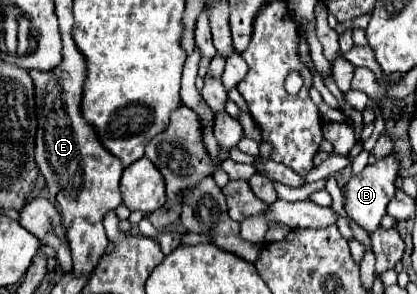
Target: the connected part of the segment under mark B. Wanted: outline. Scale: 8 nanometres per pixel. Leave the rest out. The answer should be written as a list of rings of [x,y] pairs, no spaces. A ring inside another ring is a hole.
[[[390,154],[388,158],[384,158],[382,162],[374,162],[370,166],[366,166],[360,174],[352,176],[350,182],[344,186],[344,210],[348,214],[348,218],[352,222],[356,222],[362,230],[366,230],[368,234],[372,234],[374,230],[380,228],[380,220],[386,214],[386,206],[390,202],[390,198],[394,196],[394,180],[398,174],[398,158],[394,154]]]

